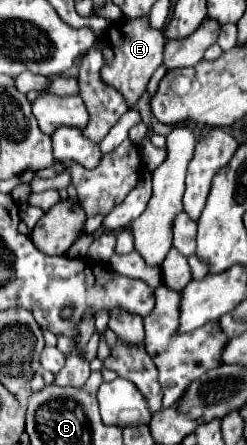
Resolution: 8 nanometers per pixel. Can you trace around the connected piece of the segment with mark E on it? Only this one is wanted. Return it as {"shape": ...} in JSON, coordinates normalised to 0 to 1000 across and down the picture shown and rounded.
{"shape":[[[486,40],[470,49],[453,49],[429,67],[429,85],[437,99],[453,103],[470,130],[445,148],[421,148],[405,171],[413,184],[445,189],[453,198],[470,198],[478,207],[494,207],[518,243],[543,243],[559,220],[591,207],[599,180],[623,166],[623,157],[656,144],[656,117],[664,117],[664,76],[656,67],[615,67],[599,58],[599,40],[567,40],[567,45],[518,45],[518,40]]]}

